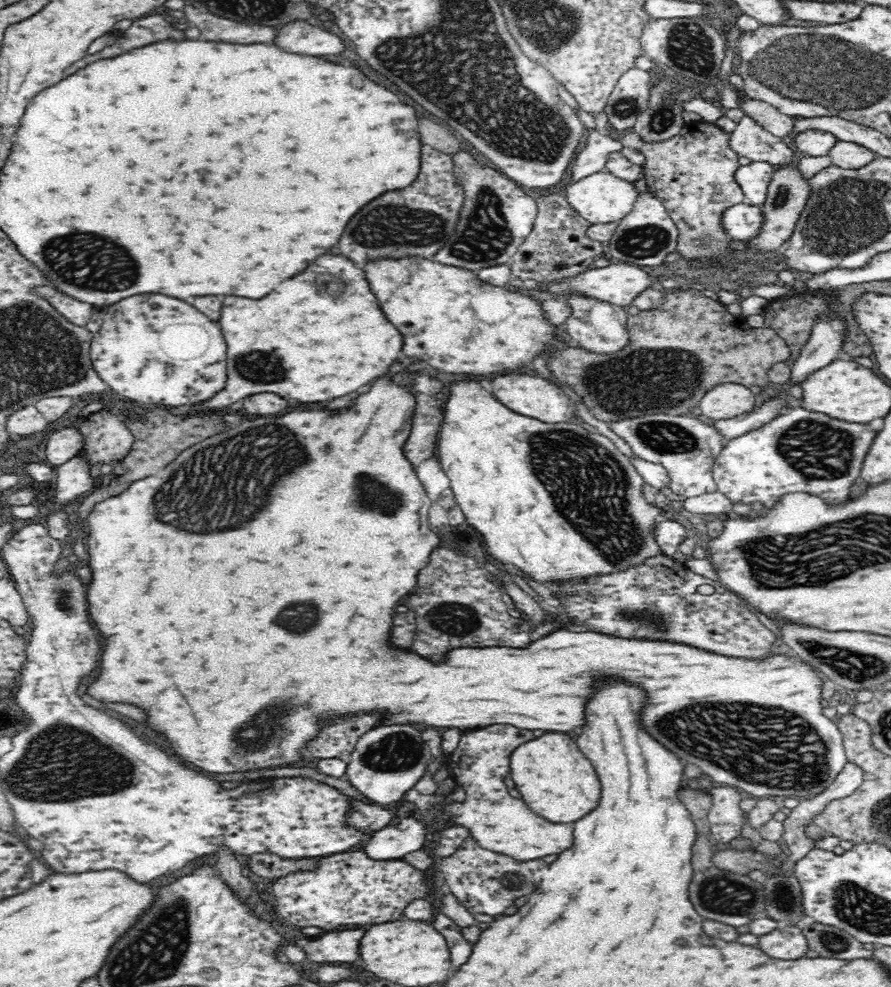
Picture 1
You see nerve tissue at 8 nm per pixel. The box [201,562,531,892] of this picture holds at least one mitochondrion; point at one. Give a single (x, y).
(263, 728)

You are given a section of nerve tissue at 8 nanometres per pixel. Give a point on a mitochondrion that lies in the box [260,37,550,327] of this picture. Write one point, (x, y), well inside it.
(389, 225)

